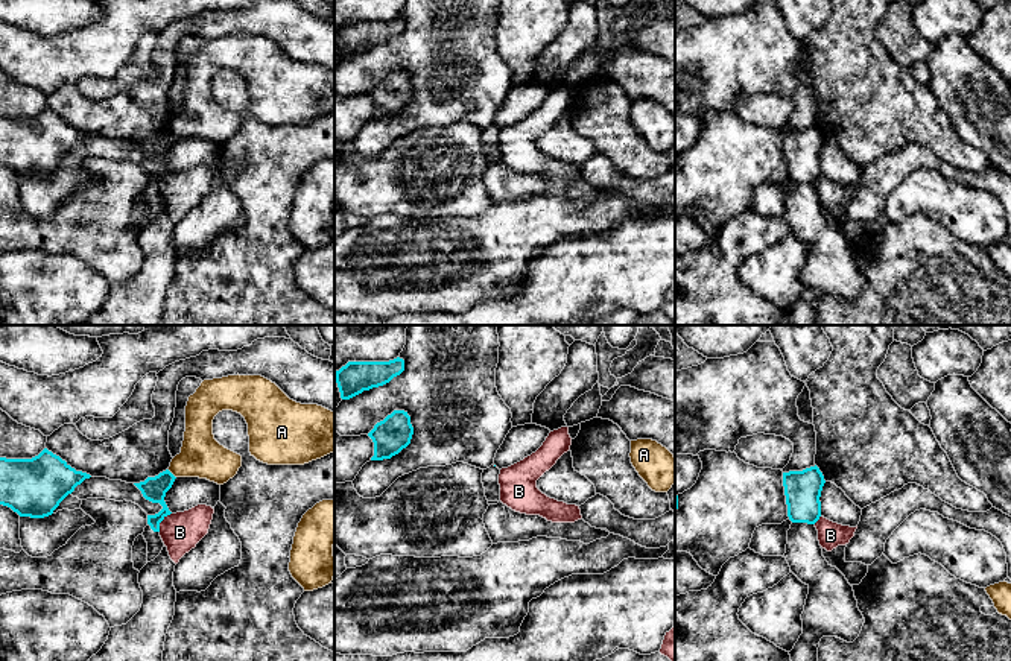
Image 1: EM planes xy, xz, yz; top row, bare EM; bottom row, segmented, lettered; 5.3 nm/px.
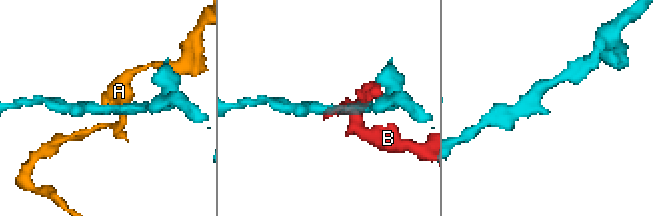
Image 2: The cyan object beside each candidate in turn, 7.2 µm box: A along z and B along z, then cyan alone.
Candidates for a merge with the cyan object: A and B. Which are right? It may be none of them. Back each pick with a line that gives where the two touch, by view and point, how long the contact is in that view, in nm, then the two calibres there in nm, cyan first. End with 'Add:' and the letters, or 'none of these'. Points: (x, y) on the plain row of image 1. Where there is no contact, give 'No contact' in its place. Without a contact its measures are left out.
Add: none of these

